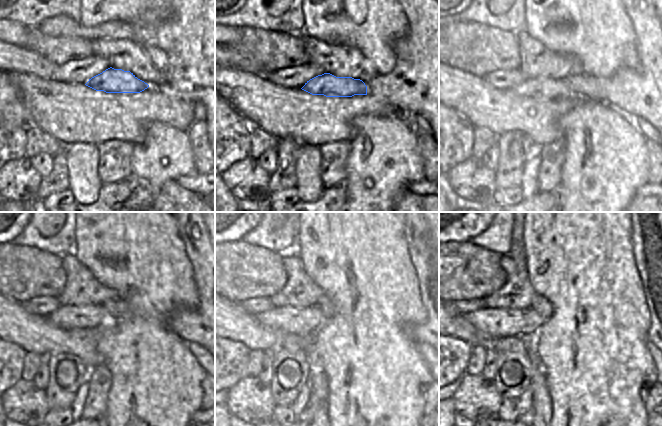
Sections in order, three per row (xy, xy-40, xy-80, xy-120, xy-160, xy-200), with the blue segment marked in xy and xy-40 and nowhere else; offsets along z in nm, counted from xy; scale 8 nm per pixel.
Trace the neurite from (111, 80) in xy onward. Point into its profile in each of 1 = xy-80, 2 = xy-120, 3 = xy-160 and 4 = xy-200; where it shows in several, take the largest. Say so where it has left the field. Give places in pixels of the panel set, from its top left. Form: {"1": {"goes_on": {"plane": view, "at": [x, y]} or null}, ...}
{"1": {"goes_on": {"plane": "xy-80", "at": [542, 88]}}, "2": {"goes_on": {"plane": "xy-120", "at": [66, 316]}}, "3": {"goes_on": {"plane": "xy-160", "at": [295, 320]}}, "4": {"goes_on": {"plane": "xy-200", "at": [495, 323]}}}

